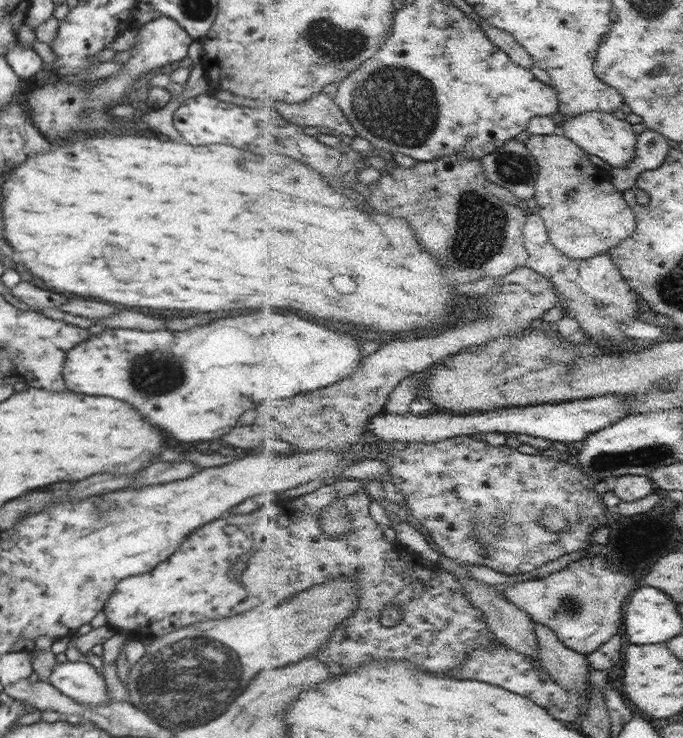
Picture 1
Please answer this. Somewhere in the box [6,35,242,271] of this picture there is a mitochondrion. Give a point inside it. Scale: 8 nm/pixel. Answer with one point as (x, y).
(91, 110)

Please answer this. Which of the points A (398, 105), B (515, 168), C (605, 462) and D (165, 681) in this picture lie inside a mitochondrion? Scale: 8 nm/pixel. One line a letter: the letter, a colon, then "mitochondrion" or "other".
A: mitochondrion
B: mitochondrion
C: mitochondrion
D: mitochondrion

